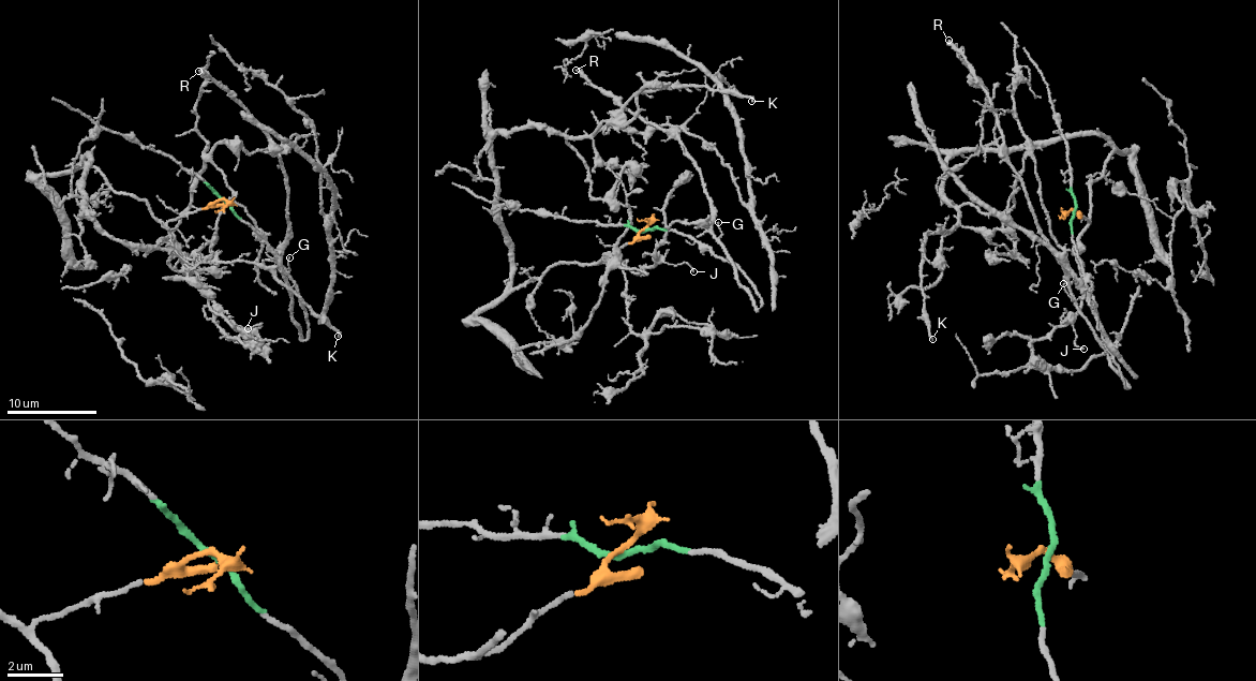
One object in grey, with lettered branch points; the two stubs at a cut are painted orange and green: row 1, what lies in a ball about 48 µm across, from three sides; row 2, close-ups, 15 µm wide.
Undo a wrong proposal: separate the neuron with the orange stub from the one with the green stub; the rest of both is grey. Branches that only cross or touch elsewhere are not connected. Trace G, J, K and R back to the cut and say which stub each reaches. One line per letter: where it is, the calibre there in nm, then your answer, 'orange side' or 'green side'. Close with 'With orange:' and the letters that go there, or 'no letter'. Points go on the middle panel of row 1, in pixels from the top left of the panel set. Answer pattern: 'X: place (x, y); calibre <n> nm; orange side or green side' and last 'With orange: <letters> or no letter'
G: place (718, 222); calibre 90 nm; green side
J: place (693, 271); calibre 120 nm; orange side
K: place (751, 101); calibre 200 nm; orange side
R: place (576, 70); calibre 280 nm; green side
With orange: J, K

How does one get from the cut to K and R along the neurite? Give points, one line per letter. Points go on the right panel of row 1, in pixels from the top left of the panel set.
K: (1074, 210), (1087, 222), (1114, 149), (1100, 134), (954, 153), (955, 227), (925, 233), (921, 274), (932, 340)
R: (1074, 210), (1074, 249), (1125, 386), (1041, 233), (990, 97), (948, 40)

